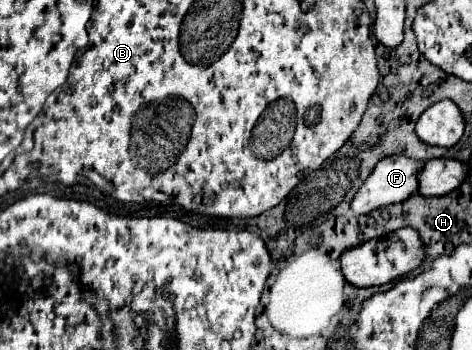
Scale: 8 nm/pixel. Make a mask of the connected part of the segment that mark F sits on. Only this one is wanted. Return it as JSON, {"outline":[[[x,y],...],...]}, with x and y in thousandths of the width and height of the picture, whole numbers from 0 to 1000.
{"outline":[[[856,443],[814,449],[775,523],[758,540],[746,603],[775,614],[792,597],[852,580],[886,546],[886,500],[898,483],[898,460],[864,454]]]}

